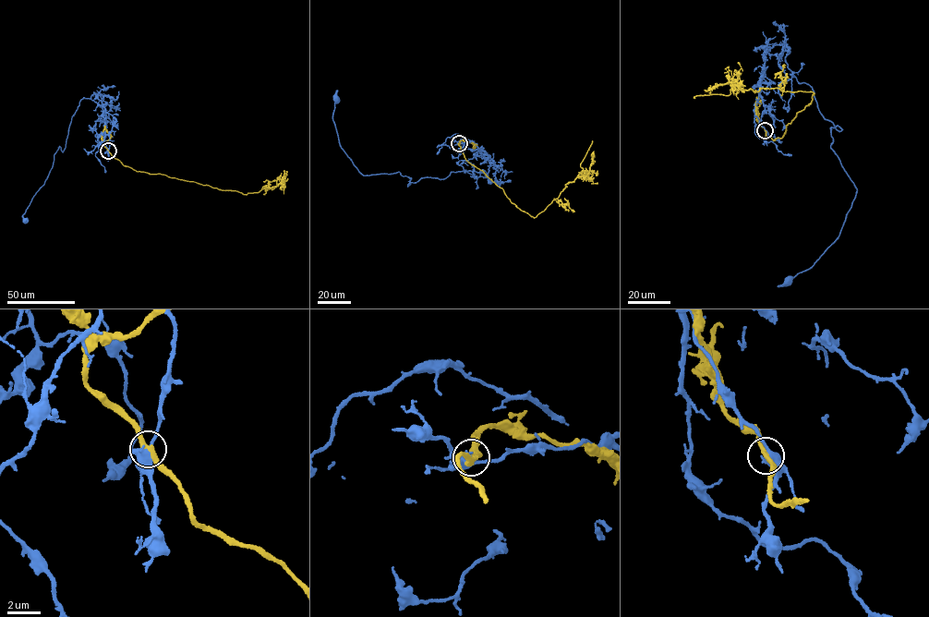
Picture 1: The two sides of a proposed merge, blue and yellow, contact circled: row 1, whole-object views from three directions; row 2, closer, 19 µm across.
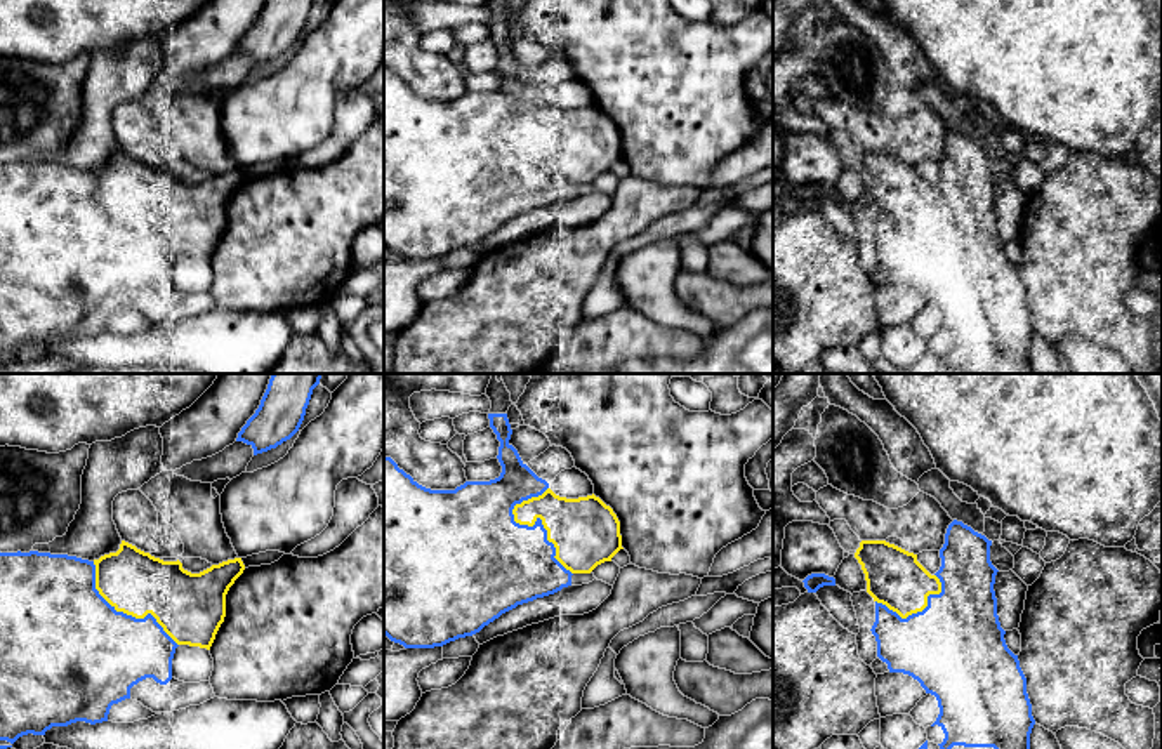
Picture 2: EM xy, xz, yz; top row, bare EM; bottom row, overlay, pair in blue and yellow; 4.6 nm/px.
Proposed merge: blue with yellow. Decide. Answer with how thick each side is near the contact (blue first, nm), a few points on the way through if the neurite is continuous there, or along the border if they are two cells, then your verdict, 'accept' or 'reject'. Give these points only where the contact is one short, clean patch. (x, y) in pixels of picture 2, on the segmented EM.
400 nm thick on the blue side, 320 nm on the other; reject

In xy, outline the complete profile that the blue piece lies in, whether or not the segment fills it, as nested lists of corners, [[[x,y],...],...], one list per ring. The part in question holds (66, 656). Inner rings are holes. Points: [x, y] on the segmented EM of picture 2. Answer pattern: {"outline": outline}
{"outline": [[[0,553],[0,740],[14,744],[19,737],[33,733],[45,735],[52,726],[68,726],[76,721],[90,725],[108,721],[113,704],[130,699],[130,688],[146,678],[153,678],[160,685],[172,679],[172,659],[179,645],[163,631],[156,619],[148,613],[135,619],[123,612],[116,612],[96,589],[96,565],[68,554],[50,553]]]}

